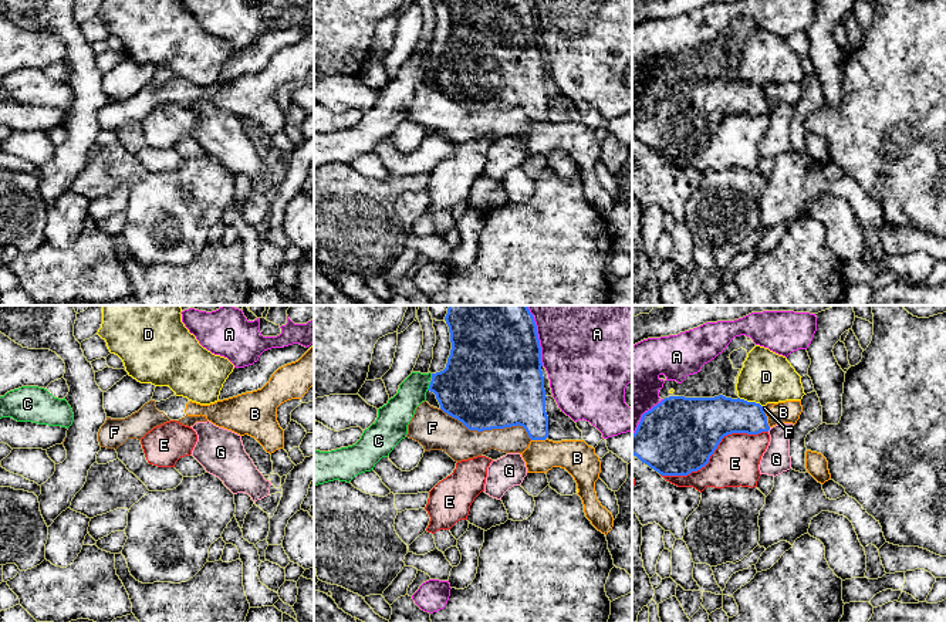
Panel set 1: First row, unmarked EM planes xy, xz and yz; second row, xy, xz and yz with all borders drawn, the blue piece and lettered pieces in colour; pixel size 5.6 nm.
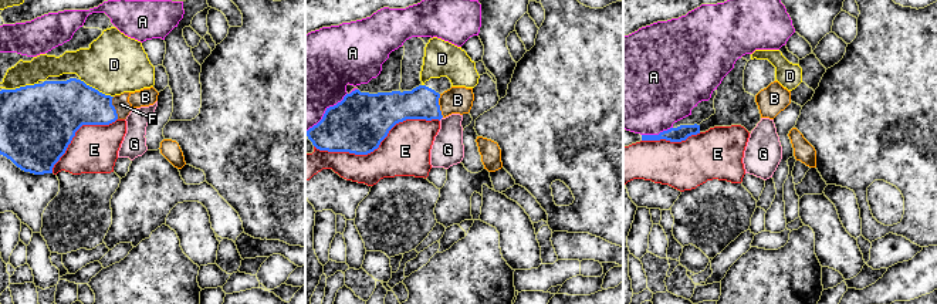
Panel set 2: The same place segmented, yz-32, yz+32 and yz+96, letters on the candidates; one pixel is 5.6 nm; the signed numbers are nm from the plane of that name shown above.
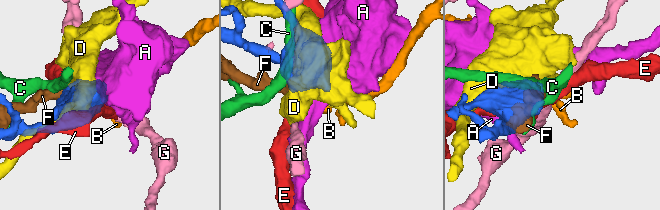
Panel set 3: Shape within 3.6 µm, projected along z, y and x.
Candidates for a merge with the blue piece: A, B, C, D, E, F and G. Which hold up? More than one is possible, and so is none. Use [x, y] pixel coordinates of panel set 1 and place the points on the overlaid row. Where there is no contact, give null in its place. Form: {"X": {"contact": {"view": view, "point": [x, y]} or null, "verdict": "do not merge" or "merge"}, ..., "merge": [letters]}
{"A": {"contact": {"view": "xz", "point": [537, 335]}, "verdict": "do not merge"}, "B": {"contact": {"view": "xz", "point": [539, 439]}, "verdict": "do not merge"}, "C": {"contact": {"view": "xz", "point": [429, 386]}, "verdict": "do not merge"}, "D": {"contact": {"view": "yz", "point": [752, 402]}, "verdict": "do not merge"}, "E": {"contact": {"view": "yz", "point": [713, 452]}, "verdict": "do not merge"}, "F": {"contact": {"view": "xz", "point": [487, 429]}, "verdict": "do not merge"}, "G": {"contact": {"view": "yz", "point": [769, 429]}, "verdict": "do not merge"}, "merge": []}

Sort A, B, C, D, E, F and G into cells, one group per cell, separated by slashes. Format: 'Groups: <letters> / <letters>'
Groups: A / B F / C / D / E / G

